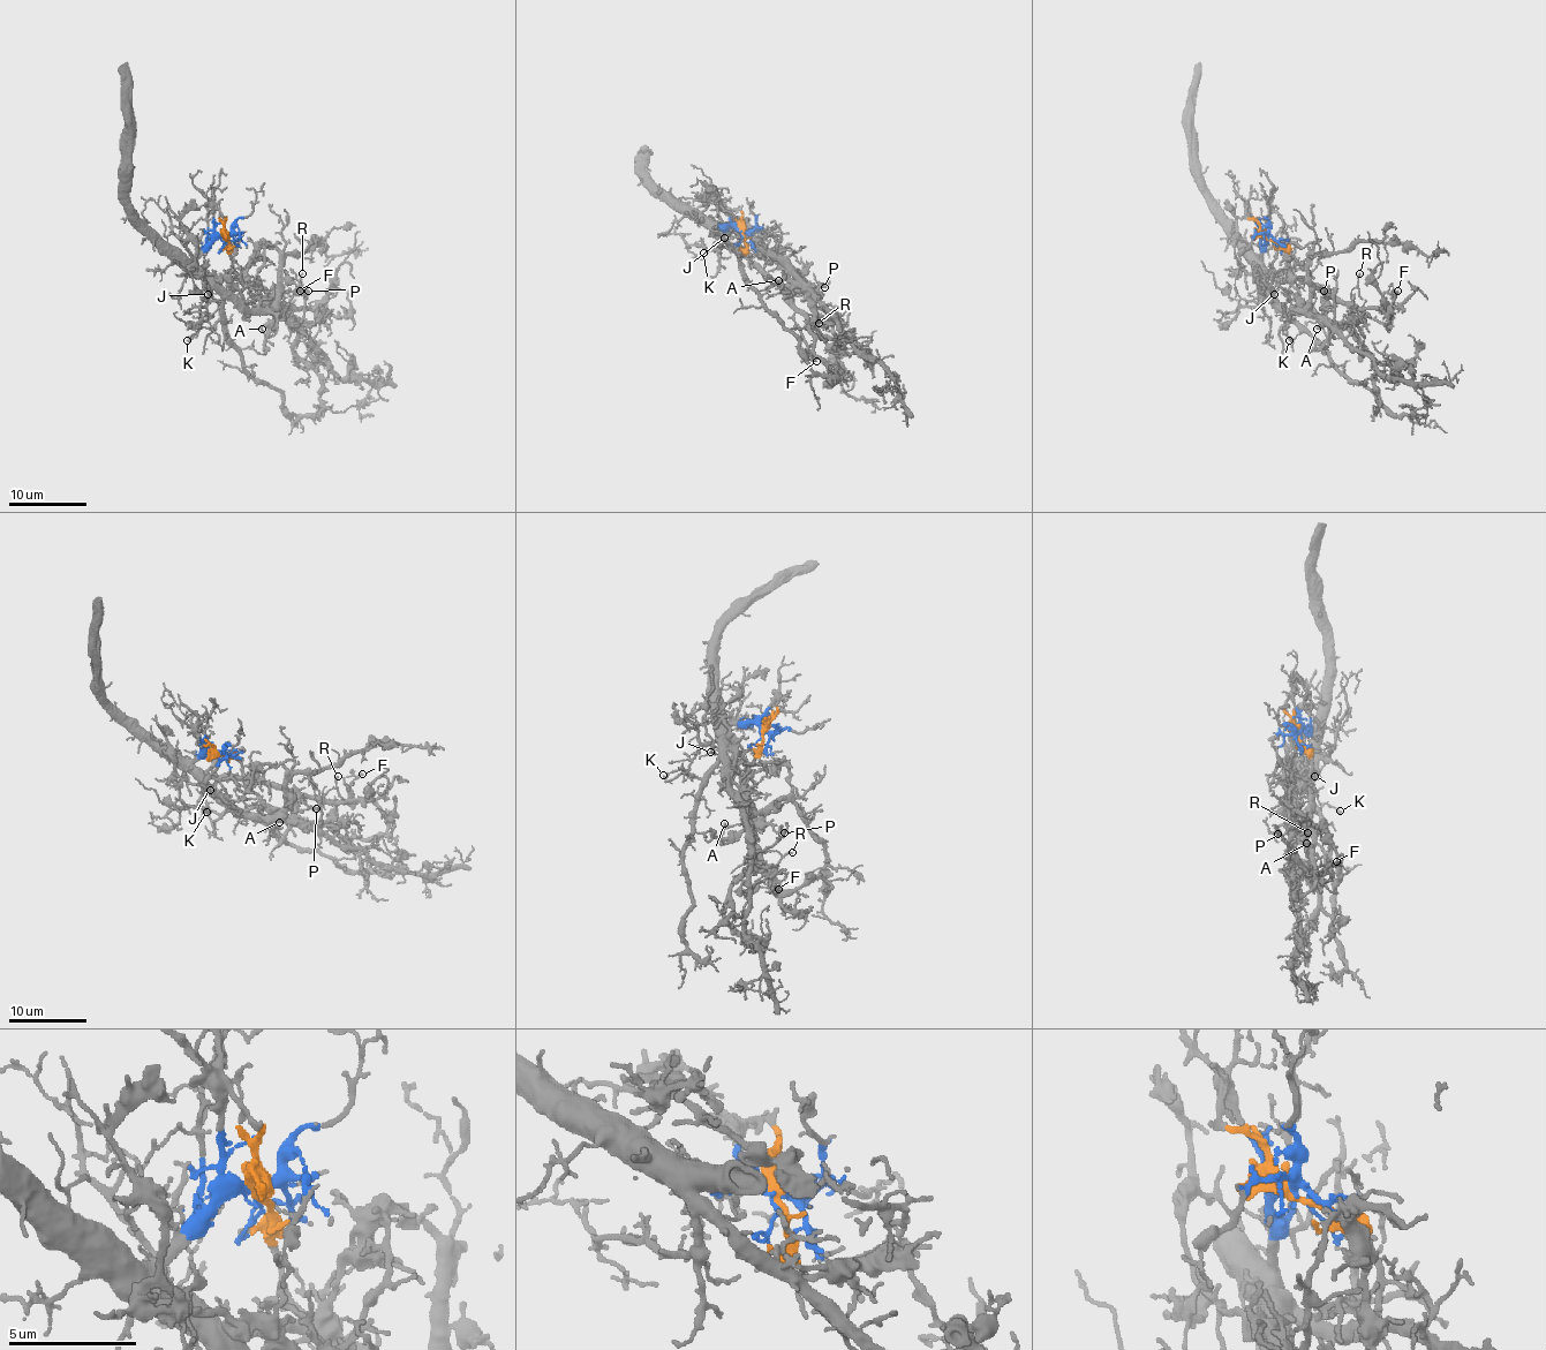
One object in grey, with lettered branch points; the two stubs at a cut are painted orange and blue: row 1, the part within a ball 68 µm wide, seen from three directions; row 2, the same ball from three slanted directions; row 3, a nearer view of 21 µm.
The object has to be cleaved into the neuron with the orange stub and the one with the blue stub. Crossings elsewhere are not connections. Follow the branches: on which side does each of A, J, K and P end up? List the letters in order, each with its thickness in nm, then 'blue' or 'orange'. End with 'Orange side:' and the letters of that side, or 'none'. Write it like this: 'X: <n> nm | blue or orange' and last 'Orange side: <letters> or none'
A: 180 nm | orange
J: 130 nm | blue
K: 140 nm | blue
P: 170 nm | orange
Orange side: A, P

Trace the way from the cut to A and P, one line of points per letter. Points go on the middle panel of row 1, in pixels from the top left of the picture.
A: (741, 231), (747, 254), (775, 262), (792, 284), (783, 291), (776, 284), (778, 279)
P: (741, 231), (747, 254), (775, 262), (789, 287), (826, 287)

